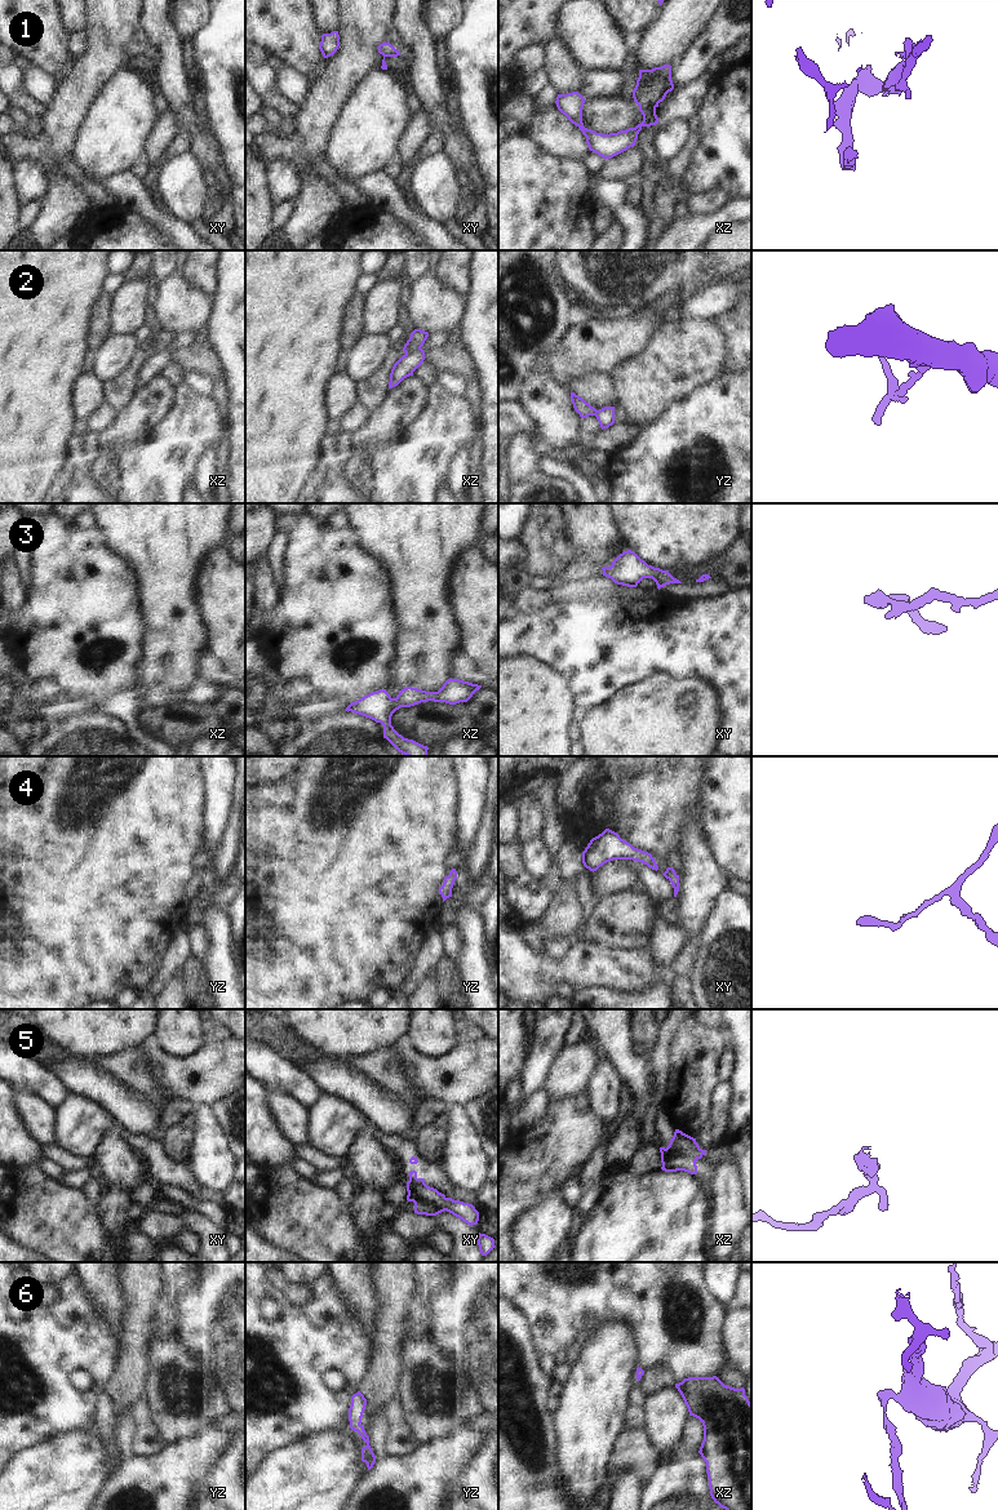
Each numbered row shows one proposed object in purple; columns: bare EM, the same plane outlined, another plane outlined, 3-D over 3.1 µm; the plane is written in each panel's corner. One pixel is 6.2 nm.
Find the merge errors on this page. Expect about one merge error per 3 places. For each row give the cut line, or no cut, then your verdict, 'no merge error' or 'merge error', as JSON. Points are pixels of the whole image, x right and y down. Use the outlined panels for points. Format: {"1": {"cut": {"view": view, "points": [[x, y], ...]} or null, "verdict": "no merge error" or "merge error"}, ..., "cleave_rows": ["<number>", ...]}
{"1": {"cut": {"view": "xy", "points": [[395, 49], [386, 56]]}, "verdict": "merge error"}, "2": {"cut": {"view": "xz", "points": [[420, 347], [406, 354]]}, "verdict": "merge error"}, "3": {"cut": null, "verdict": "no merge error"}, "4": {"cut": null, "verdict": "no merge error"}, "5": {"cut": null, "verdict": "no merge error"}, "6": {"cut": null, "verdict": "no merge error"}, "cleave_rows": ["1", "2"]}

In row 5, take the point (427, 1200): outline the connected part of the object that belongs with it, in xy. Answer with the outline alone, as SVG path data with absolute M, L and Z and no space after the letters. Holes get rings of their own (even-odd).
M416 1171L409 1172L408 1176L407 1200L414 1203L414 1213L436 1216L447 1211L470 1226L478 1223L479 1212L473 1204L447 1198L436 1189L427 1186L423 1178L418 1178Z

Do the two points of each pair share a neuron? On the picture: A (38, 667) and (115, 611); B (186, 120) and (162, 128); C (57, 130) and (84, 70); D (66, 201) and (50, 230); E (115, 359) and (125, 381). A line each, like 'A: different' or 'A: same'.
A: same
B: different
C: same
D: same
E: different

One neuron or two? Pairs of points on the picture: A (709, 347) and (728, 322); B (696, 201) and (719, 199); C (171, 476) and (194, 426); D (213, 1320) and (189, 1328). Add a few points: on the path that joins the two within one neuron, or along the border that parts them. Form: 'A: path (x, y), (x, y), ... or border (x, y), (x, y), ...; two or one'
A: border (709, 320), (723, 337), (724, 362); two
B: path (701, 201), (714, 199); one
C: path (171, 463), (171, 453), (181, 439); one
D: path (207, 1326), (195, 1328); one

